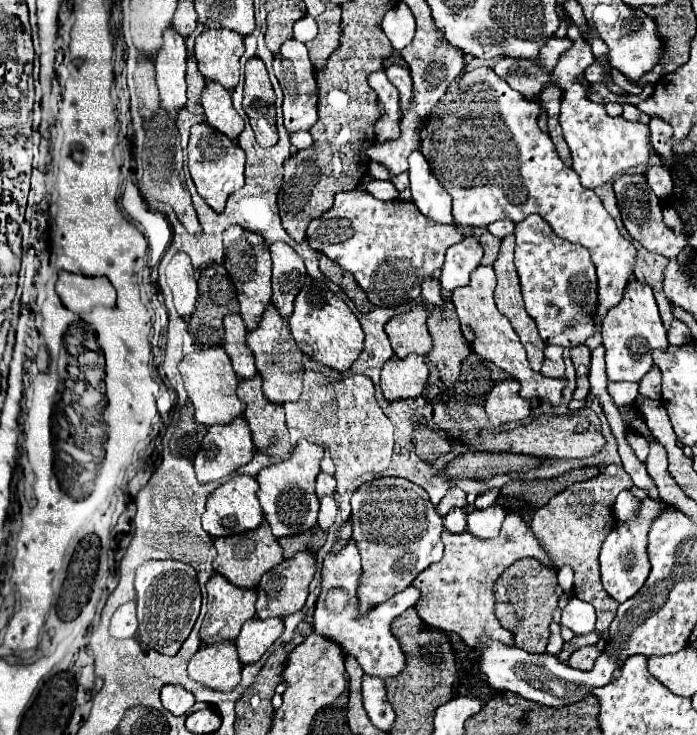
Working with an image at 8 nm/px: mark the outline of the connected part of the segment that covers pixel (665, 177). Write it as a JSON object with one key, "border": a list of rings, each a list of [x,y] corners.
{"border":[[[647,165],[645,179],[659,199],[667,197],[673,191],[673,181],[671,181],[669,169],[665,165]]]}

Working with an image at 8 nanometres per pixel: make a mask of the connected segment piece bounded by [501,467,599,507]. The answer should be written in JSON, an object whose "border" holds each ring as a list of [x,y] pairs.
{"border":[[[583,467],[583,469],[575,469],[567,475],[555,477],[555,479],[543,479],[543,481],[509,481],[501,493],[503,495],[511,495],[511,497],[521,497],[525,501],[529,501],[535,507],[543,507],[553,495],[557,495],[559,491],[563,491],[567,485],[571,485],[573,481],[583,481],[589,477],[595,477],[599,473],[597,467]]]}

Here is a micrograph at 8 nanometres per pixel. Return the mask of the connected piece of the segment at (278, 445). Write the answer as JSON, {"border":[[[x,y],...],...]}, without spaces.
{"border":[[[257,373],[251,379],[239,381],[237,395],[247,405],[243,415],[251,427],[255,447],[271,457],[287,459],[291,455],[291,443],[283,405],[265,401],[261,391],[261,375]]]}

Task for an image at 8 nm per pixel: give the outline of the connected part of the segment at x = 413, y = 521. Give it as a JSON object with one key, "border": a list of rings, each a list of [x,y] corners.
{"border":[[[377,477],[363,483],[351,497],[353,539],[361,553],[363,573],[357,587],[359,615],[385,603],[409,587],[415,577],[443,557],[443,519],[419,485],[401,477]]]}

